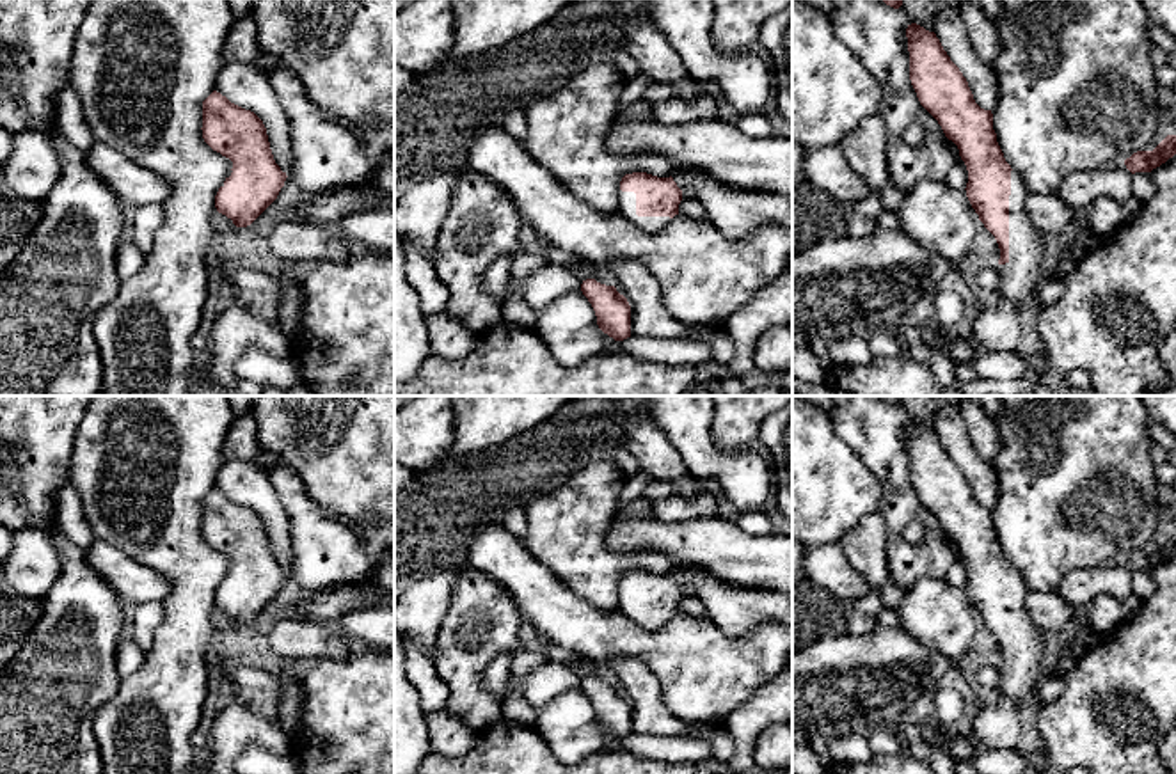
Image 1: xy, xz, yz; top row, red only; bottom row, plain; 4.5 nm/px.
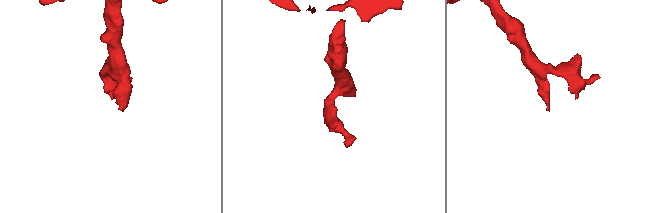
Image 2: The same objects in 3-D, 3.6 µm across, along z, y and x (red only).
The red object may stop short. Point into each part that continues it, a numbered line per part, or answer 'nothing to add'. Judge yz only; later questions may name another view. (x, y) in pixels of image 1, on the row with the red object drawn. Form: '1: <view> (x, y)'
1: yz (997, 327)

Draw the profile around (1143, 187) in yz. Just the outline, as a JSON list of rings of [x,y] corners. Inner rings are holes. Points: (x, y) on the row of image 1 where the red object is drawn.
[[[1135,172],[1132,176],[1132,194],[1140,202],[1148,202],[1155,194],[1155,183],[1151,172]]]

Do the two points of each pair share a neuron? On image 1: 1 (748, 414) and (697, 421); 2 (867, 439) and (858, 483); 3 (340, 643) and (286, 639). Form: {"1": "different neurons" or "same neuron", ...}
{"1": "different neurons", "2": "different neurons", "3": "same neuron"}

